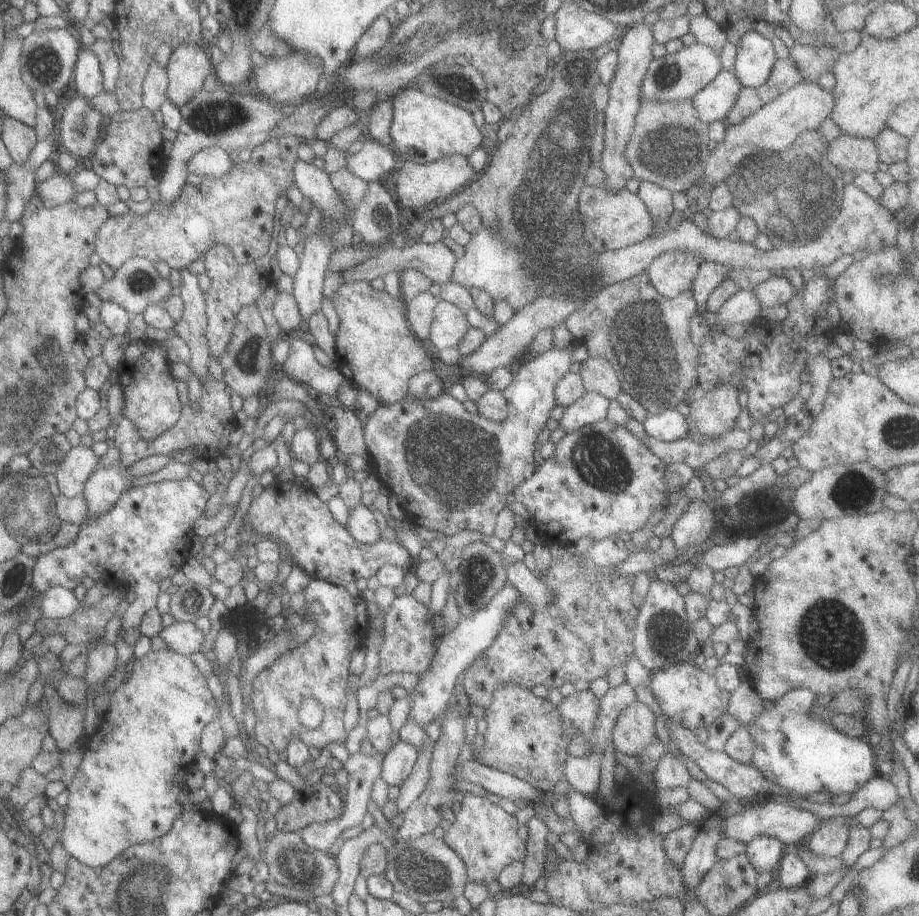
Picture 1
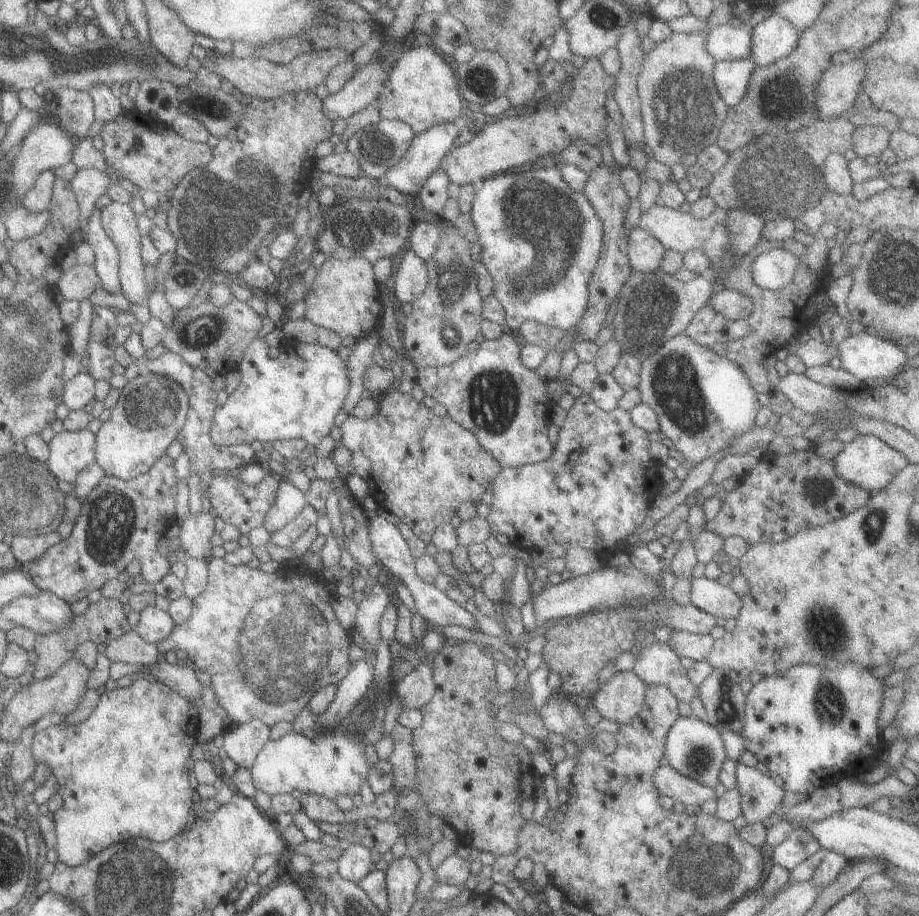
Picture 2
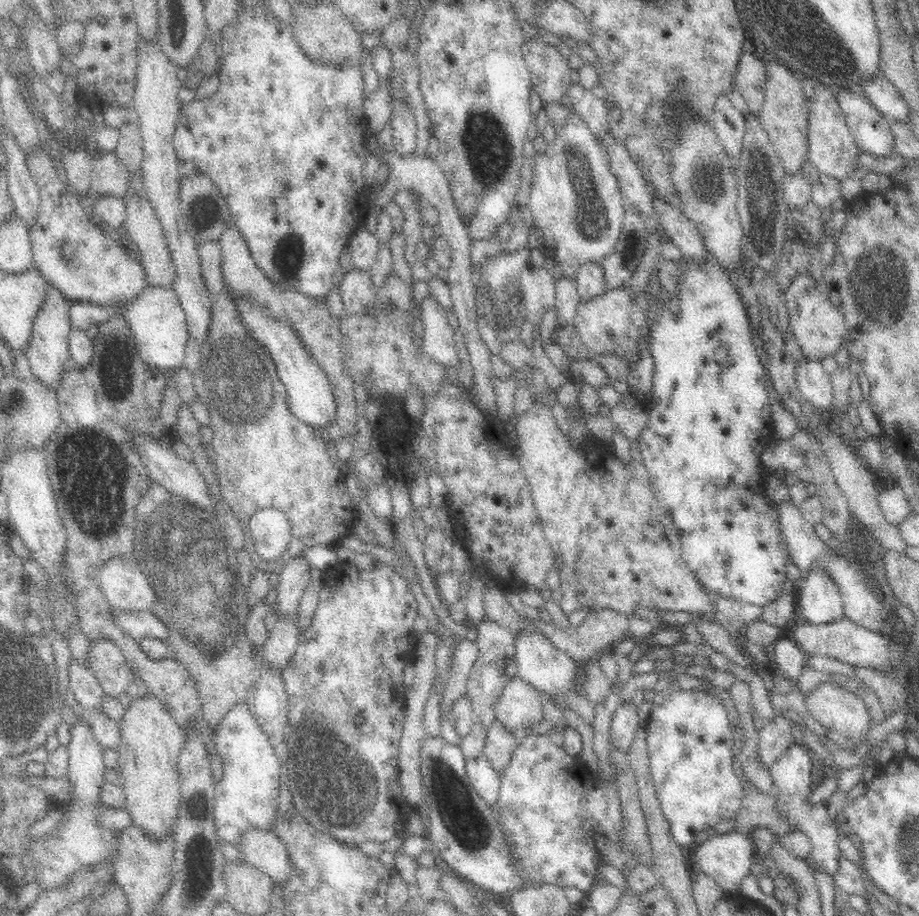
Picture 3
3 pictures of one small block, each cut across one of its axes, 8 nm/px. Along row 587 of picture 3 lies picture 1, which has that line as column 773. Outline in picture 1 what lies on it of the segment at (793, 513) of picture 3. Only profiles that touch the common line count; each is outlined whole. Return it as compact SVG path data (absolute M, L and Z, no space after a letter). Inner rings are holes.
M754 836L745 846L745 856L757 874L774 872L781 856L783 845L769 836Z

